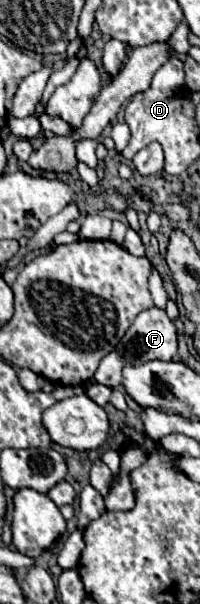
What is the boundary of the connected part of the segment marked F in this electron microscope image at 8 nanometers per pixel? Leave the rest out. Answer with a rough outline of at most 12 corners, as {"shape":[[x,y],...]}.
{"shape":[[144,310],[98,366],[94,382],[122,384],[122,368],[172,360],[176,326]]}

